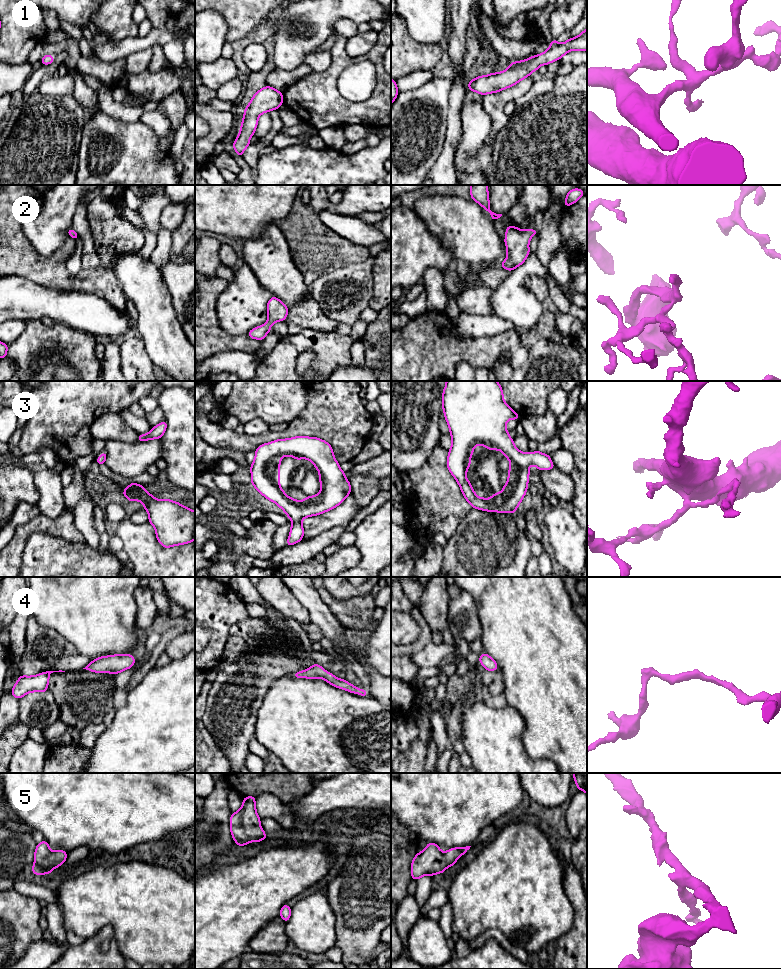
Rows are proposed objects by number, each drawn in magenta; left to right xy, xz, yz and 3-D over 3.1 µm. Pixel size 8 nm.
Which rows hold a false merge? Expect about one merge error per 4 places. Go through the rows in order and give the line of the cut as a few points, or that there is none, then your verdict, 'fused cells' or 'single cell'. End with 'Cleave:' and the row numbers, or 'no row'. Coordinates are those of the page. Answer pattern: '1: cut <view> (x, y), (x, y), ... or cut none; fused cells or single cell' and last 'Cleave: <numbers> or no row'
1: cut none; single cell
2: cut none; single cell
3: cut none; single cell
4: cut none; single cell
5: cut none; single cell
Cleave: no row

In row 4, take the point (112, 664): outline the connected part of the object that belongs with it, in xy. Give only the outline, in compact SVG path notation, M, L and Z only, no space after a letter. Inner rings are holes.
M129 653L102 656L94 659L83 669L96 673L112 673L116 675L126 669L132 668L135 661L135 657Z

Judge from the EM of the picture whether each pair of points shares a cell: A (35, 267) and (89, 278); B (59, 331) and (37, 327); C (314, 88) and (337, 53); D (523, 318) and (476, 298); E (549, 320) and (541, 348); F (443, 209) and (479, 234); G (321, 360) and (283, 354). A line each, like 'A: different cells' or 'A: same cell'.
A: same cell
B: same cell
C: same cell
D: different cells
E: same cell
F: same cell
G: same cell

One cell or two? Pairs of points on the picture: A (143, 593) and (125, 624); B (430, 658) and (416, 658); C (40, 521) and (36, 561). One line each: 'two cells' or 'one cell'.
A: two cells
B: one cell
C: two cells

